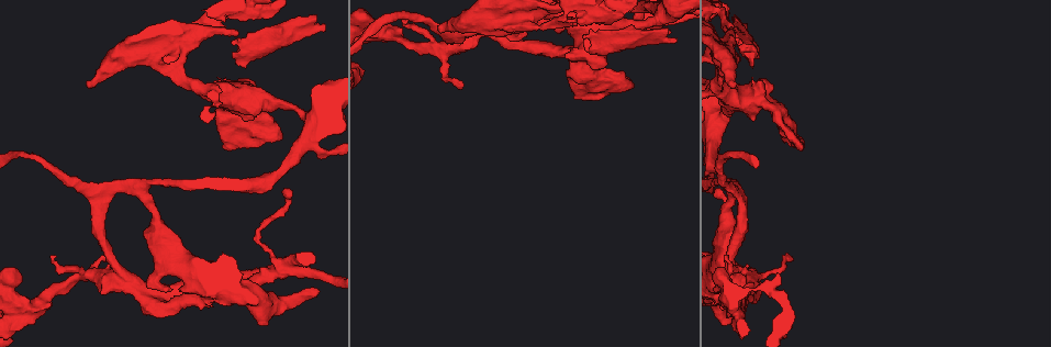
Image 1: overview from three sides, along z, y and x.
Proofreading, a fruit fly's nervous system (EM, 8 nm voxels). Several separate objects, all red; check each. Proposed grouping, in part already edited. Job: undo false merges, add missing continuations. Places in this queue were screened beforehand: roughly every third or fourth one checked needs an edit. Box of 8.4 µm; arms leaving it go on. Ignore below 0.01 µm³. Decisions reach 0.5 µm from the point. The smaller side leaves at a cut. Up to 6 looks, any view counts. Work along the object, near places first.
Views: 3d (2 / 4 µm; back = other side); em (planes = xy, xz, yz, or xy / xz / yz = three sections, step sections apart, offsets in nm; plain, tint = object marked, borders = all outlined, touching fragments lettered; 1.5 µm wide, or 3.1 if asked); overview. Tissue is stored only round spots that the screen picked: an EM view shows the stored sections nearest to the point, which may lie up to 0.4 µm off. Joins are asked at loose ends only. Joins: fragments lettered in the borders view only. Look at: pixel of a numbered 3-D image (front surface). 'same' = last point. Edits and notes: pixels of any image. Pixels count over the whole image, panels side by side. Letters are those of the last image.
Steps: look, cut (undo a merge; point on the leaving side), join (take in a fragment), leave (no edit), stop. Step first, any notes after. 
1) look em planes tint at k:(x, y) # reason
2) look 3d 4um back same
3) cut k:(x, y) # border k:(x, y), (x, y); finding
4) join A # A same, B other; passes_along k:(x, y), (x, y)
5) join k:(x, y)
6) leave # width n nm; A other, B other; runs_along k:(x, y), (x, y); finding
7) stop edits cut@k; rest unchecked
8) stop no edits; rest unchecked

look 3d 4um at 1:(132, 56)

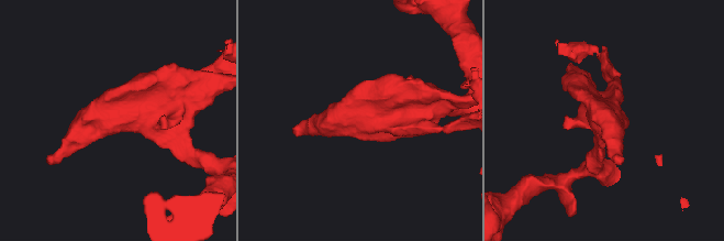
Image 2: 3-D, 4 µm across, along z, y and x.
look em xy step 8 tint at 2:(602, 118) # arms 3; arm_widths 300, 300, 550 nm

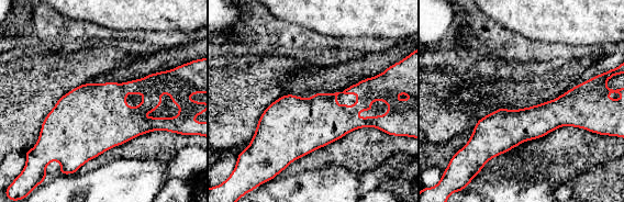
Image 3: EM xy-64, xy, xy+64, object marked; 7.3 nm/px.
look em planes borders same

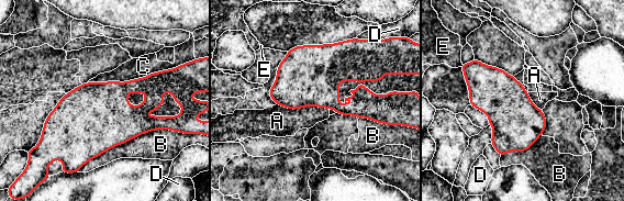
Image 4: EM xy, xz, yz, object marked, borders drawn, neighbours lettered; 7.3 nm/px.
leave # A other, B other, C other, D other, E other; one neuron here

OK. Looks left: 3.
look em planes plain at 1:(665, 30) # an open end

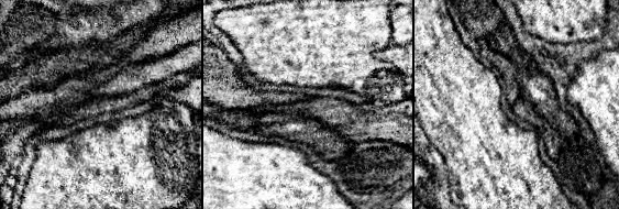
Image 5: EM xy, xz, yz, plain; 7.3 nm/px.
look em planes tint same

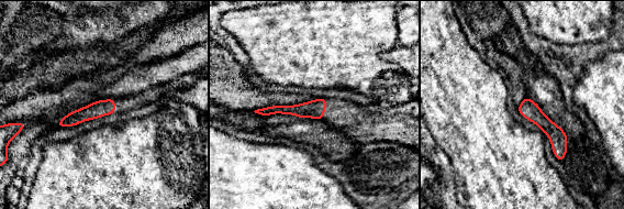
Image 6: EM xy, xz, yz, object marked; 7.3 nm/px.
look em planes borders same

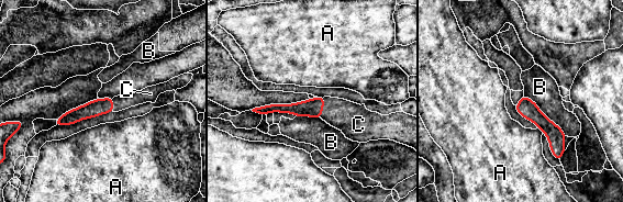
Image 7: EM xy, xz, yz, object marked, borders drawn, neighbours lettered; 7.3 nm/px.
join C # A other, B other, C same; passes_along 7:(312, 108), (323, 107), (354, 120); it goes on there

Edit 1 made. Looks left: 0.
stop edits join@7; rest unchecked

